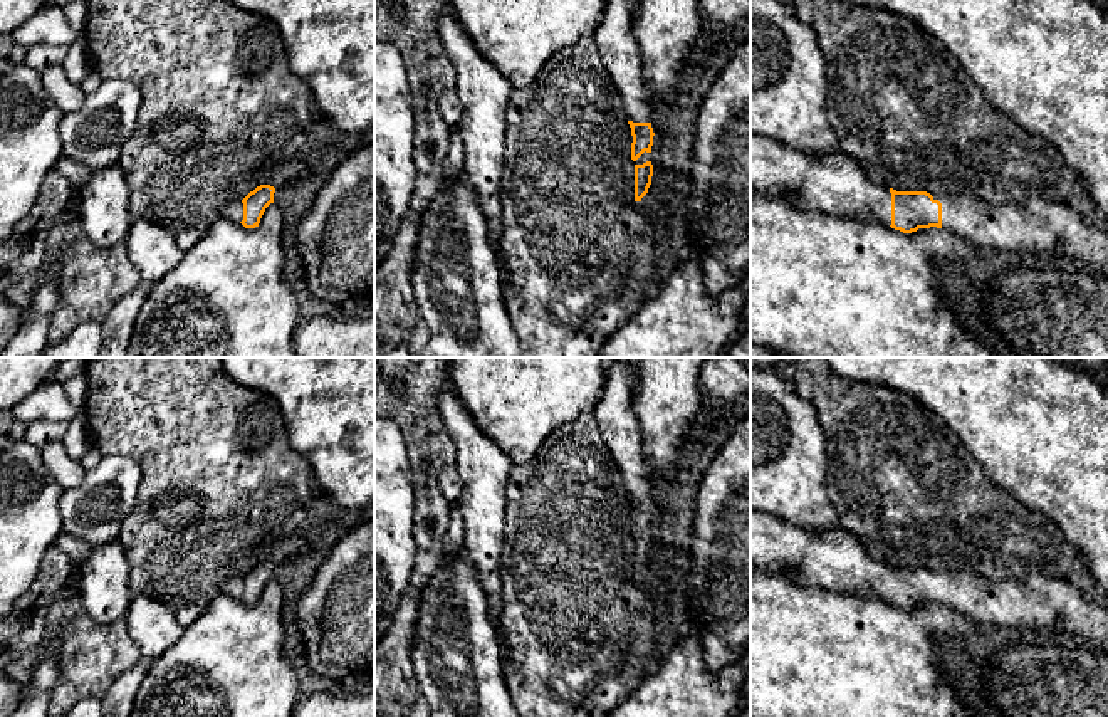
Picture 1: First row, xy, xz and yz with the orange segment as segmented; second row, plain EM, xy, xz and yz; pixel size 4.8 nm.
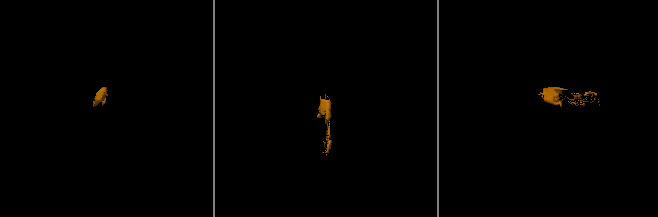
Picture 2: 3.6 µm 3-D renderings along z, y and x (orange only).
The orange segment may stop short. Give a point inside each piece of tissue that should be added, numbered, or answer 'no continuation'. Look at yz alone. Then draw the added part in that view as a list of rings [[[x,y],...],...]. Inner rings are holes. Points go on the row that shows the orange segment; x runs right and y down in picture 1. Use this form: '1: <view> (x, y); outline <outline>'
1: yz (835, 183); outline [[[750,134],[750,190],[794,196],[807,210],[891,225],[890,190],[870,181],[838,148],[814,156]]]
2: yz (1045, 229); outline [[[972,193],[933,200],[942,203],[942,228],[977,249],[997,250],[1007,257],[1071,262],[1108,274],[1108,230],[1093,225],[1069,203],[992,203]]]

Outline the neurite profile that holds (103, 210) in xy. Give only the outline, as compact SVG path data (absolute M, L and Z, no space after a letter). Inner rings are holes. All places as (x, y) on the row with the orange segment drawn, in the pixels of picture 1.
M118 165L92 171L81 190L79 222L99 247L124 242L133 217L128 208L128 185Z

